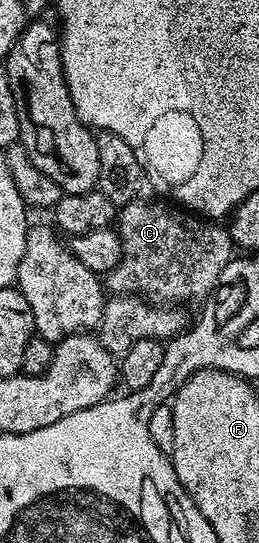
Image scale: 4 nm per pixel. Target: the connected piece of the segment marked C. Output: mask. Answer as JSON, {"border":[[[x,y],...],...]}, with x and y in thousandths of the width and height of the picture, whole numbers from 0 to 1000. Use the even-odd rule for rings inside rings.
{"border":[[[529,366],[521,374],[467,376],[448,396],[448,424],[471,446],[471,471],[405,508],[405,527],[440,543],[525,543],[598,562],[761,560],[826,534],[849,503],[865,503],[907,468],[911,449],[853,409],[745,394],[687,378],[595,372]]]}

